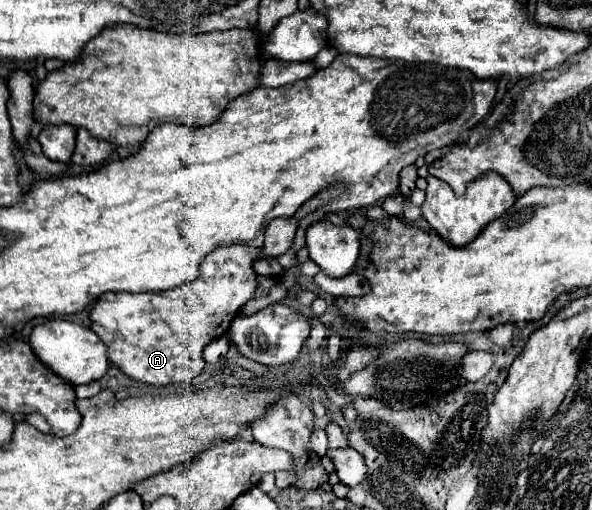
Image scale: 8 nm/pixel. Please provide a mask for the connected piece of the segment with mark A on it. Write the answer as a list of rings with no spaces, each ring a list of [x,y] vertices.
[[[227,245],[209,253],[209,257],[205,257],[205,261],[201,263],[199,277],[181,287],[155,293],[125,293],[125,291],[103,293],[91,311],[91,329],[107,345],[109,361],[115,363],[125,375],[151,385],[191,381],[205,367],[203,359],[205,345],[225,335],[227,329],[231,327],[231,321],[253,297],[257,289],[257,273],[253,269],[253,261],[257,257],[263,257],[261,249],[249,245]]]

